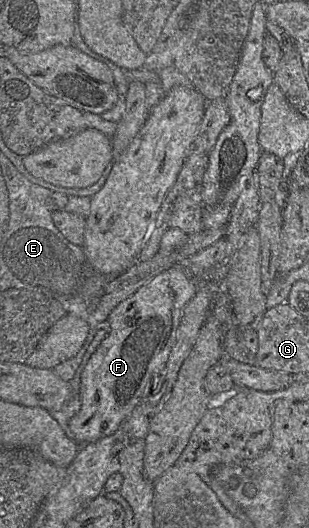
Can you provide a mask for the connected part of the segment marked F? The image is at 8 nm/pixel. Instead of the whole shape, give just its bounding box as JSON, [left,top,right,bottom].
[68,264,196,444]

